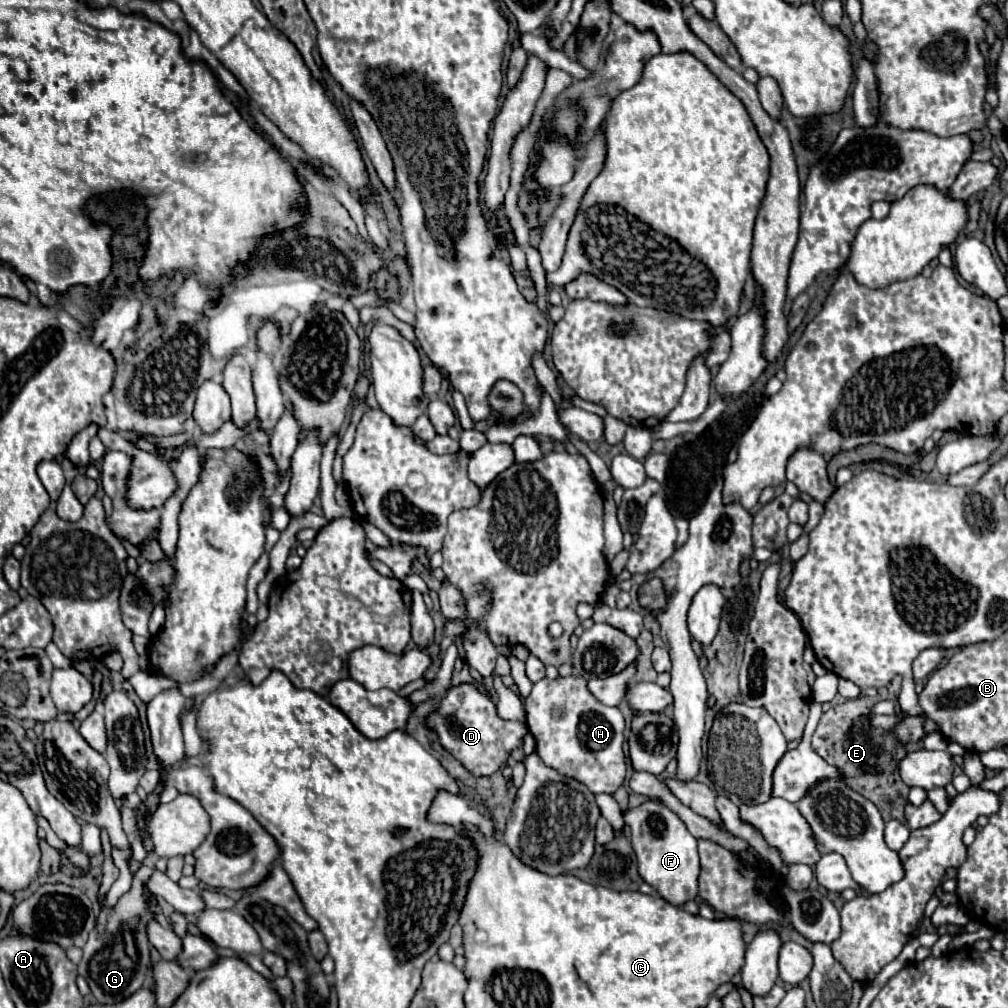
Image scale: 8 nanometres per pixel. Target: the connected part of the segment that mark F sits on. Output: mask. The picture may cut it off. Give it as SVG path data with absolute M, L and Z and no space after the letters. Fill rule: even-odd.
M645 801L643 805L625 811L625 823L631 831L631 845L637 855L637 869L665 901L683 907L699 893L699 855L697 839L687 831L685 823L669 811L661 801Z

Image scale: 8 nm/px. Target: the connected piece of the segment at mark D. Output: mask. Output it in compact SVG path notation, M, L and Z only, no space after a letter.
M469 683L449 689L439 709L429 715L427 723L437 731L441 745L451 751L475 775L495 773L527 733L525 725L499 719L489 693L481 693L475 685Z

